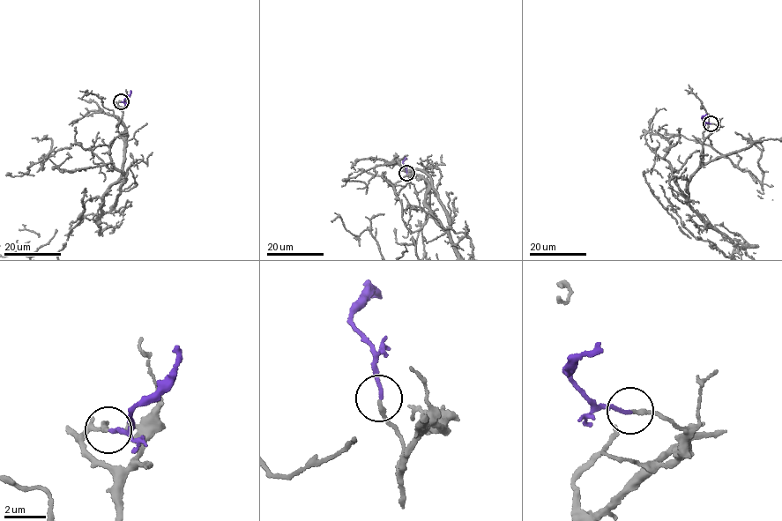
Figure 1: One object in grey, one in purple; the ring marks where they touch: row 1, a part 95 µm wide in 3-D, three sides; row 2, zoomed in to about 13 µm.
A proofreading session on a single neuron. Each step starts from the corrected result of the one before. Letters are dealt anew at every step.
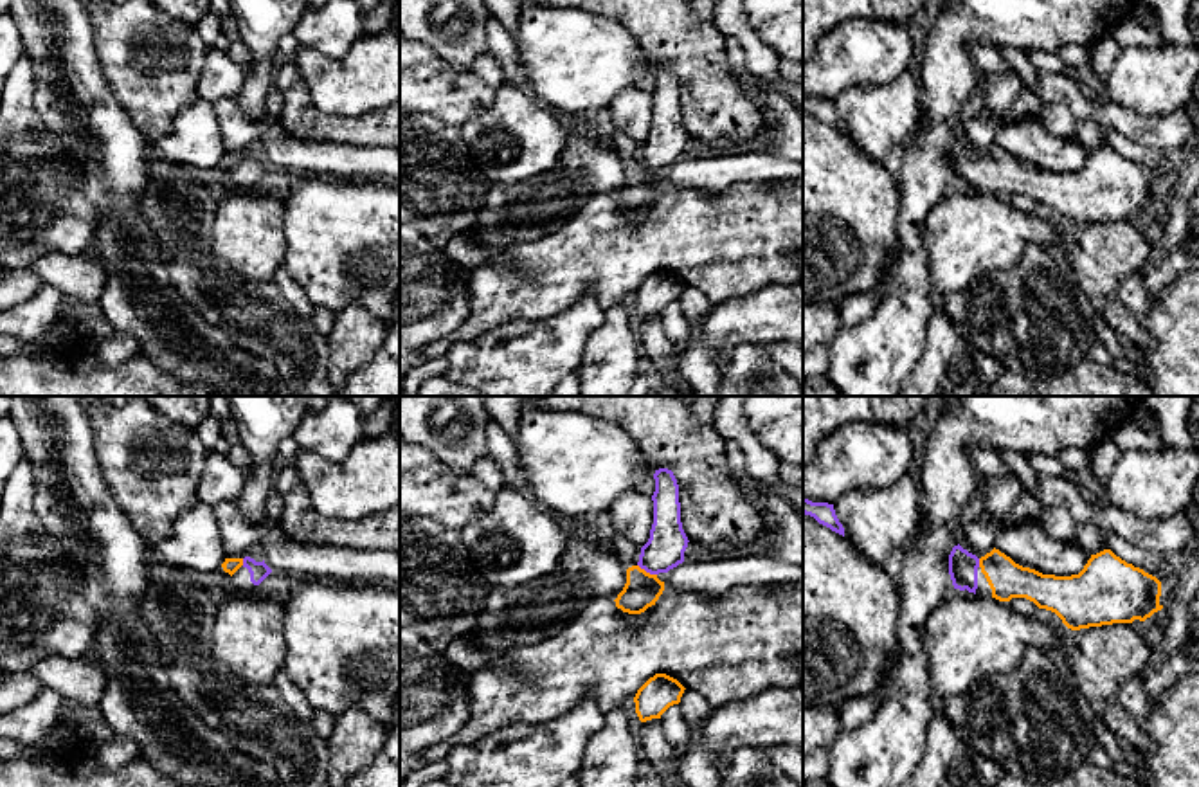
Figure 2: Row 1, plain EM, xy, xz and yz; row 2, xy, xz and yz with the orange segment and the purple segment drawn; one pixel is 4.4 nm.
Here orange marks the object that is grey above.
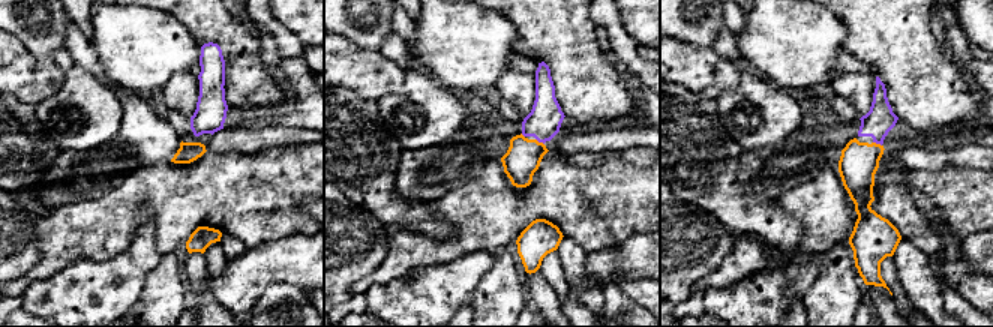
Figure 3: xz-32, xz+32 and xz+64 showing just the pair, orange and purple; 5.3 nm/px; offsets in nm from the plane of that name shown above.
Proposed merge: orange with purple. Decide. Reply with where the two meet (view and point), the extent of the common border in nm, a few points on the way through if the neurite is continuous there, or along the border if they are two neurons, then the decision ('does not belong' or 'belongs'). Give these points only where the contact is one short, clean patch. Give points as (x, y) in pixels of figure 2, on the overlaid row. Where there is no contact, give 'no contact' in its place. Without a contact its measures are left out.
meets orange in xz at (645, 571); contact 100 nm long; runs through xz (641, 589), (645, 571), (665, 550); belongs

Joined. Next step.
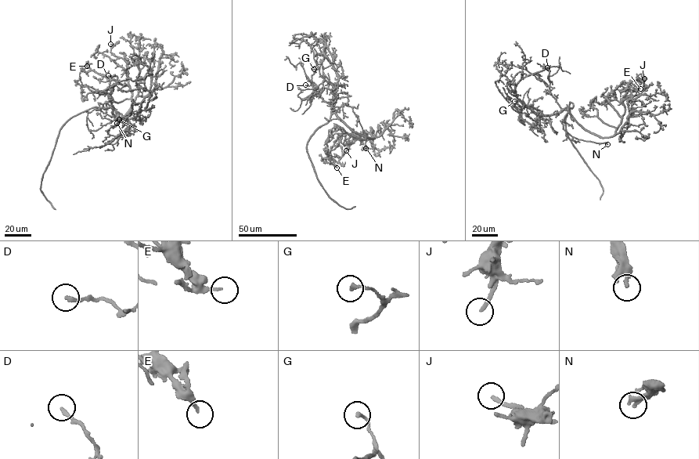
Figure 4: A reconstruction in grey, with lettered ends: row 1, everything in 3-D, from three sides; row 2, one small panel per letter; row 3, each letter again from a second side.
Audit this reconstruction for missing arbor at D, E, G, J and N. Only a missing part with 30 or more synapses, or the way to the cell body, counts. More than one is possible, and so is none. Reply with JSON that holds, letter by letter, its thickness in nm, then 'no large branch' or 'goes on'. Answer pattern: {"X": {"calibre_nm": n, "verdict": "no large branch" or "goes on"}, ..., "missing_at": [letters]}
{"D": {"calibre_nm": 180, "verdict": "no large branch"}, "E": {"calibre_nm": 140, "verdict": "no large branch"}, "G": {"calibre_nm": 170, "verdict": "no large branch"}, "J": {"calibre_nm": 200, "verdict": "goes on"}, "N": {"calibre_nm": 200, "verdict": "no large branch"}, "missing_at": ["J"]}

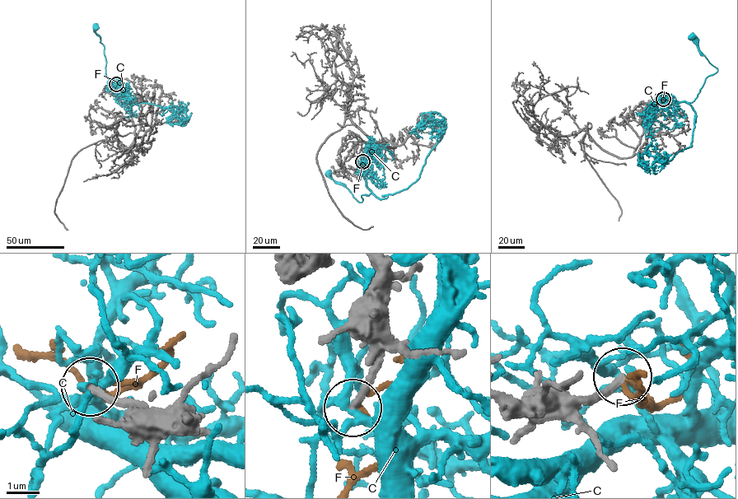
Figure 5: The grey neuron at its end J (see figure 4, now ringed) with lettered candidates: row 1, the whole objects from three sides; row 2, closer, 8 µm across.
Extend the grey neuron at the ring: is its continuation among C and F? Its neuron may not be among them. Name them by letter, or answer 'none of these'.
none of these

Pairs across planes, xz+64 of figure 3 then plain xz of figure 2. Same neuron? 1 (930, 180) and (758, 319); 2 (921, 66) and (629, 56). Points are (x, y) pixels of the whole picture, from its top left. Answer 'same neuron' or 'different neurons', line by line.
1: different neurons
2: different neurons

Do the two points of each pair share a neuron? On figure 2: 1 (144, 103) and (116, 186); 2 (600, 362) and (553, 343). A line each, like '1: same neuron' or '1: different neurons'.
1: different neurons
2: different neurons

